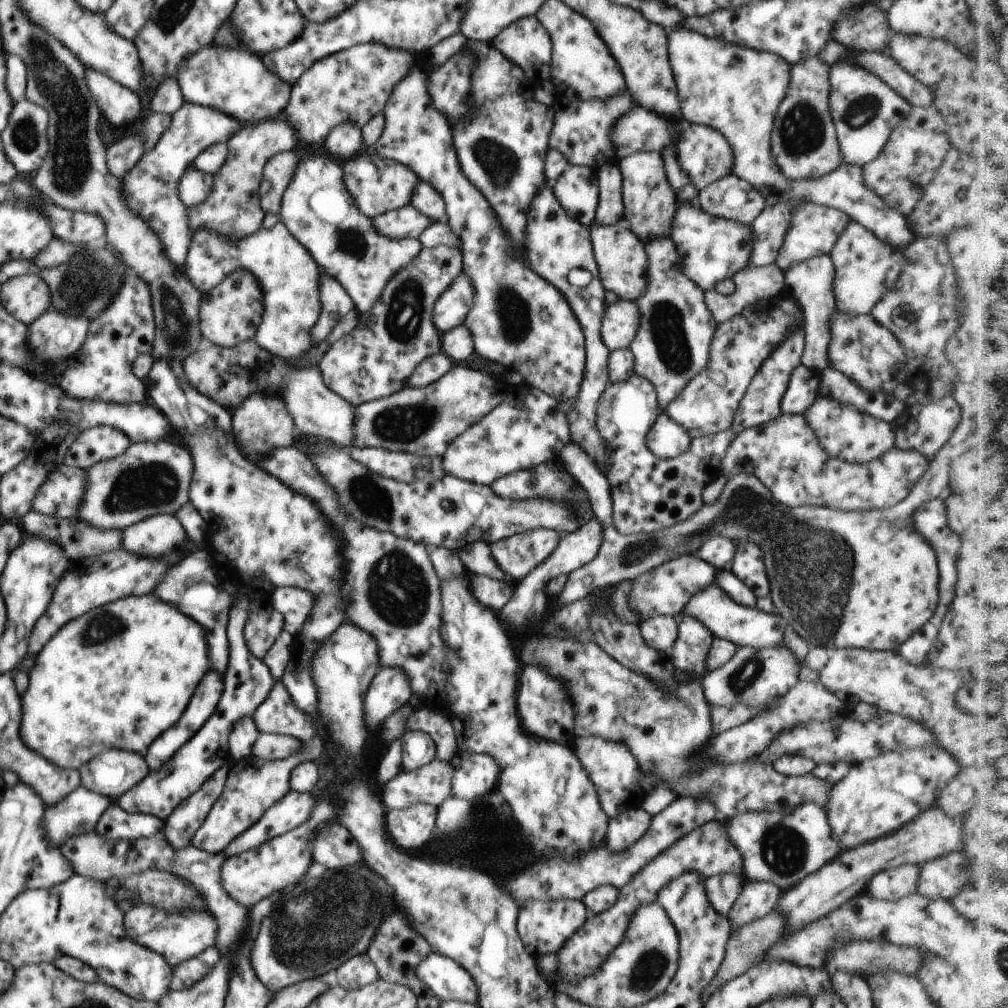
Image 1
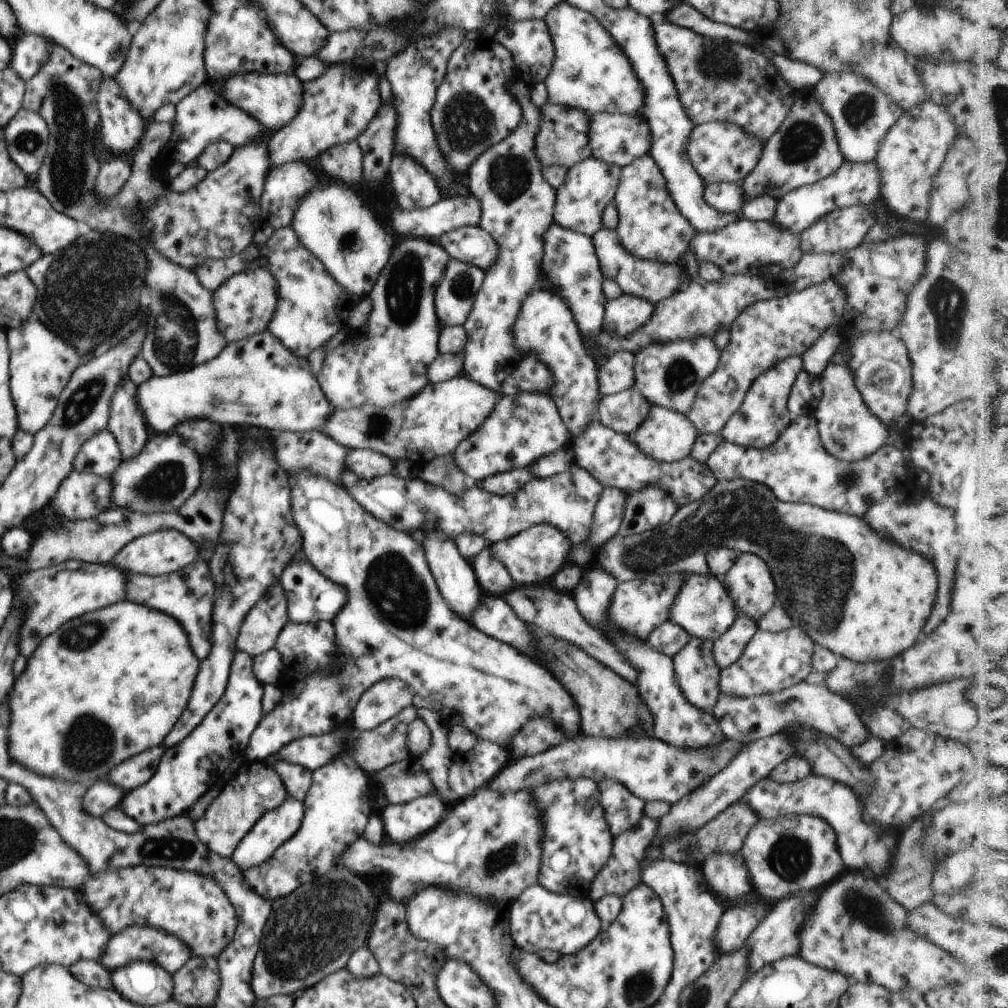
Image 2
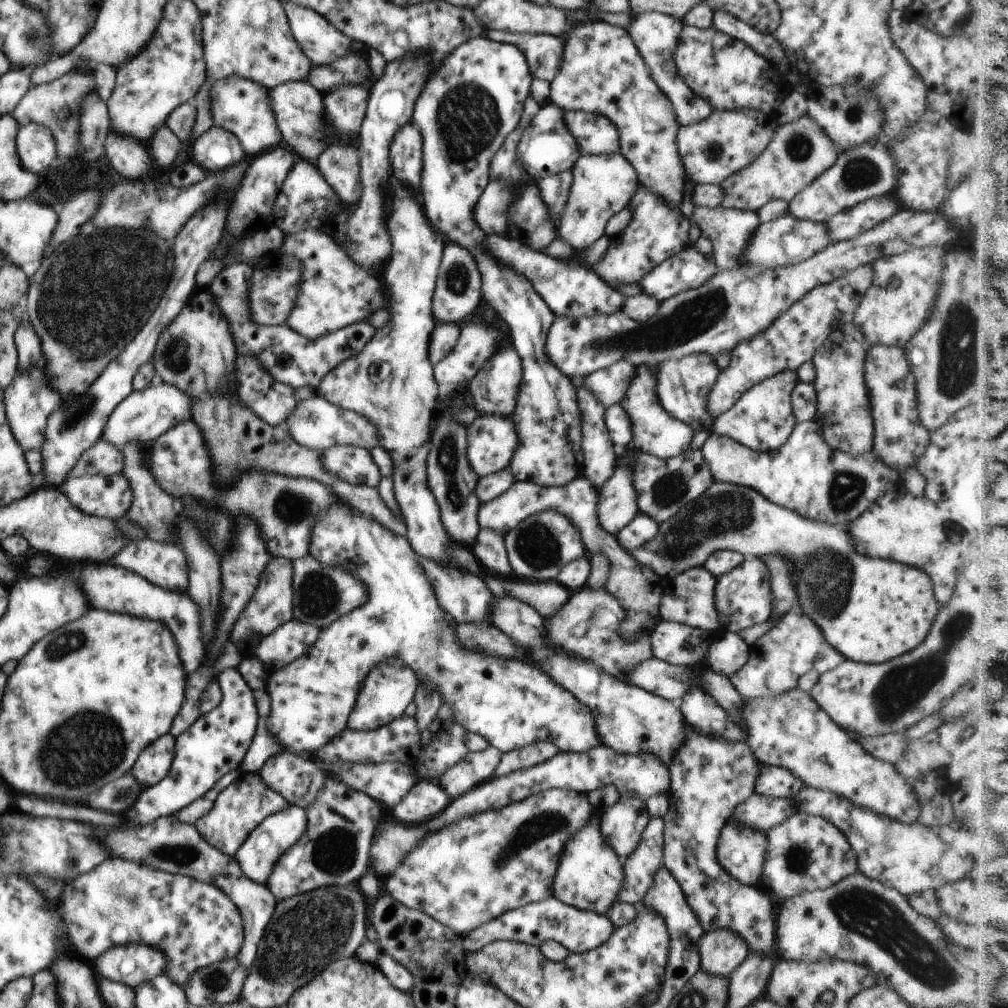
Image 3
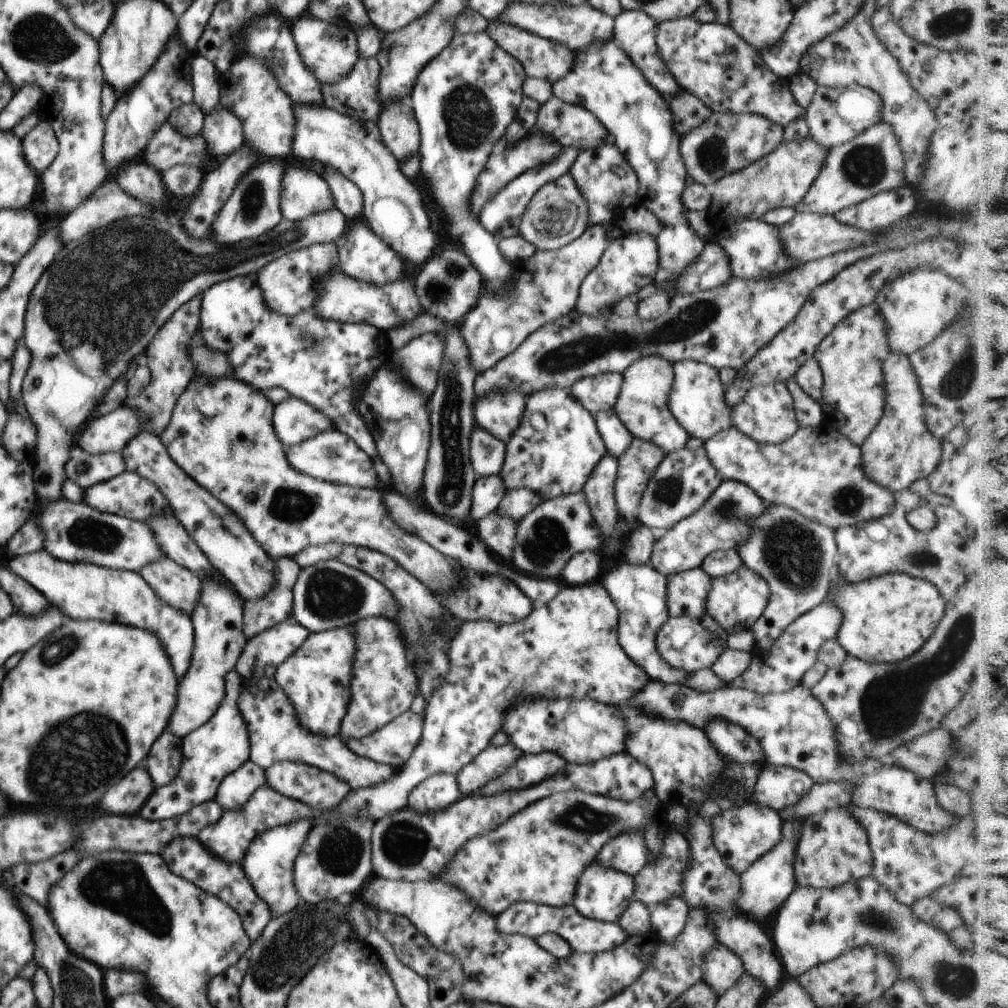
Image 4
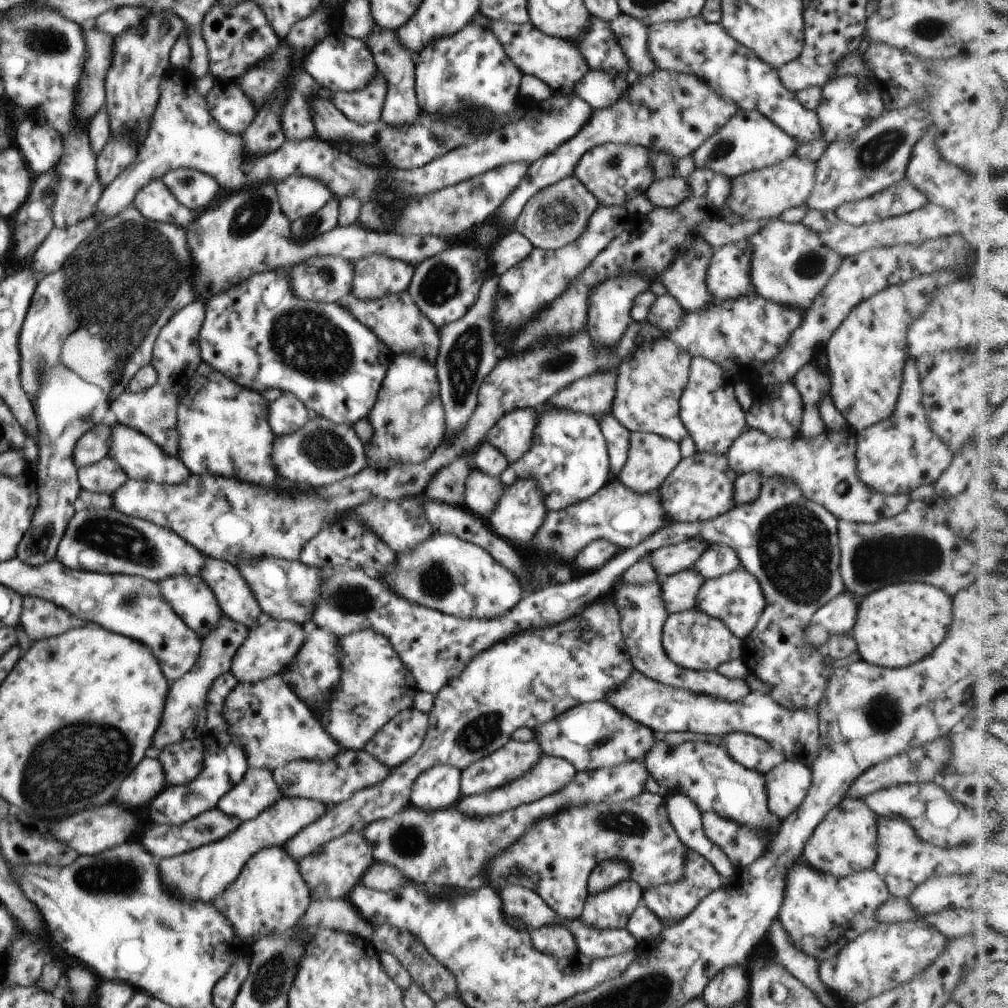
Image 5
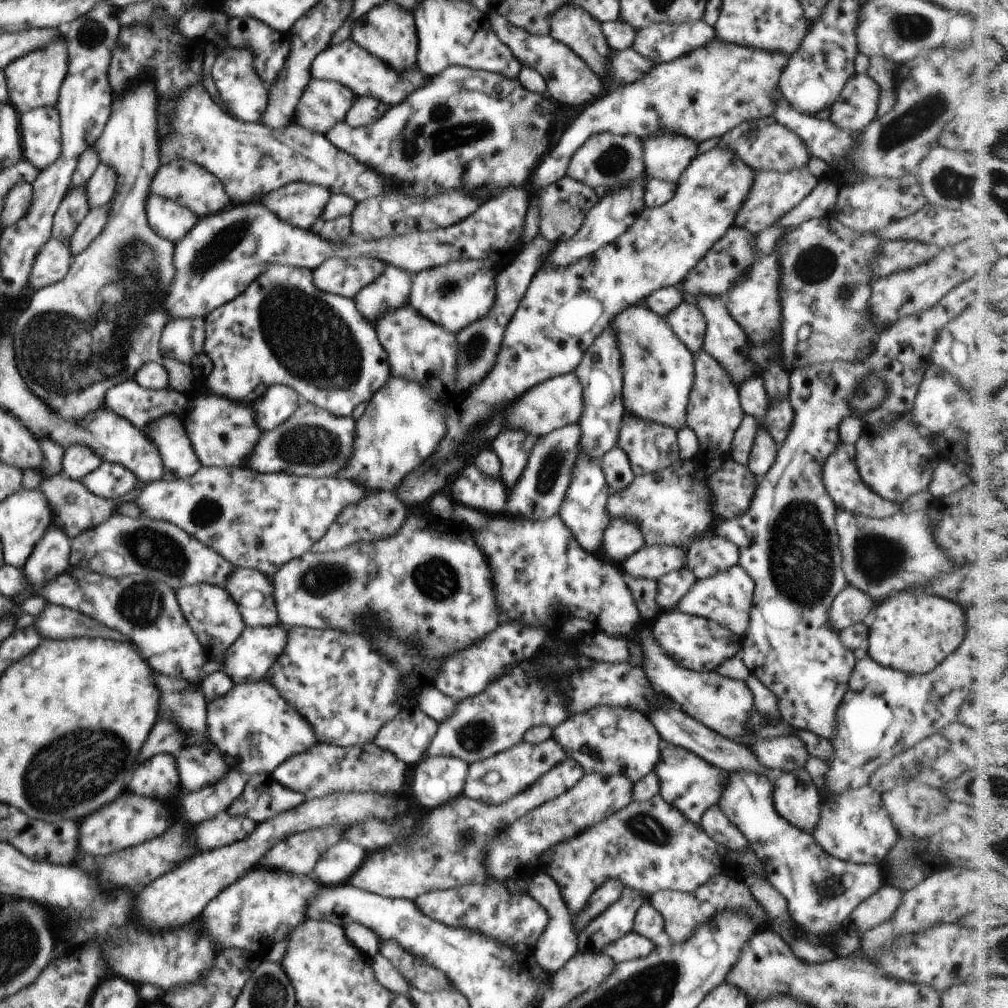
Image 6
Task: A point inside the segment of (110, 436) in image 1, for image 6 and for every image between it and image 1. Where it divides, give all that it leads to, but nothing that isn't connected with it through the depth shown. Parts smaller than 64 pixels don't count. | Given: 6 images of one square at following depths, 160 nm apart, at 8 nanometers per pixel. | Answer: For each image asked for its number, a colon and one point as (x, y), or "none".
2: (101, 455)
3: (103, 458)
4: (84, 469)
5: (105, 476)
6: (110, 481)

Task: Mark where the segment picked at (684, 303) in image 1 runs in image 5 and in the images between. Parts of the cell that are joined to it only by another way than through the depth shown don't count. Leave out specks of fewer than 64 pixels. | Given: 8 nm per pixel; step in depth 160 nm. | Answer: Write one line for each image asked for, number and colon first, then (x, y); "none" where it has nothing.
2: (669, 375)
3: (683, 386)
4: (696, 401)
5: (709, 410)

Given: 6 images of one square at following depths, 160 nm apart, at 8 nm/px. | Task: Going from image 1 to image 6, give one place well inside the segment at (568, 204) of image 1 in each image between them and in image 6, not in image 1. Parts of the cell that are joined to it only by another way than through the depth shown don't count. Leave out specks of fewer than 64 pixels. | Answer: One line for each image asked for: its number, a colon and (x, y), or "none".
2: (590, 185)
3: (603, 185)
4: (609, 185)
5: (613, 173)
6: (608, 160)

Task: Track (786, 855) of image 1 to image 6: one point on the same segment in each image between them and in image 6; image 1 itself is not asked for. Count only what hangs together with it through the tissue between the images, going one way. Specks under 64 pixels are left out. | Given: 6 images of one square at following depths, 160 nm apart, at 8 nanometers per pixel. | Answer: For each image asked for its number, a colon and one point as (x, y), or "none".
2: (788, 856)
3: (806, 852)
4: (833, 849)
5: (845, 842)
6: (853, 827)

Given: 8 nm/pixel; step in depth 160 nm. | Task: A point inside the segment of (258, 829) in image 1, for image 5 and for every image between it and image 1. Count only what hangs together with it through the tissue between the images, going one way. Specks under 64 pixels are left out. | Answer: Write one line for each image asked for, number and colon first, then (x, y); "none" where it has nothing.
2: (276, 827)
3: (257, 857)
4: (269, 861)
5: (269, 895)

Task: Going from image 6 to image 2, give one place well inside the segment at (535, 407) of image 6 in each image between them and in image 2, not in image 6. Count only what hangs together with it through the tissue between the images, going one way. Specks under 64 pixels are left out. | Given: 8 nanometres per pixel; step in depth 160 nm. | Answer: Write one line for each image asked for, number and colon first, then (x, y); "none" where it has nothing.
2: (617, 373)
3: (609, 385)
4: (599, 393)
5: (594, 395)

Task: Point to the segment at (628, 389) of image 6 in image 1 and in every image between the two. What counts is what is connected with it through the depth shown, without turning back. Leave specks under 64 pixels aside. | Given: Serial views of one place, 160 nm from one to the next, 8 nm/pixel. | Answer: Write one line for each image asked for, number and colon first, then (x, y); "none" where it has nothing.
1: (666, 439)
2: (666, 435)
3: (654, 431)
4: (642, 405)
5: (649, 384)

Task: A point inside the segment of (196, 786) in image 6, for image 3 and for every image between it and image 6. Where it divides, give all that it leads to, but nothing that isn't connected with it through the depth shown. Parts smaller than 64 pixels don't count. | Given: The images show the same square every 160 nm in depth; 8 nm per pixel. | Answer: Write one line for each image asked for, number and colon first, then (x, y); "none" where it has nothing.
3: (155, 761)
4: (163, 763)
5: (182, 762)

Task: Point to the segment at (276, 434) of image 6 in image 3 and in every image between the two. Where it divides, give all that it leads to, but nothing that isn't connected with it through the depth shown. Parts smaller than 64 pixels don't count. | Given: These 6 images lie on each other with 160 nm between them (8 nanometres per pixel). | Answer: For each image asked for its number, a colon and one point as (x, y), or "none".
3: (354, 465)
4: (331, 456)
5: (321, 453)

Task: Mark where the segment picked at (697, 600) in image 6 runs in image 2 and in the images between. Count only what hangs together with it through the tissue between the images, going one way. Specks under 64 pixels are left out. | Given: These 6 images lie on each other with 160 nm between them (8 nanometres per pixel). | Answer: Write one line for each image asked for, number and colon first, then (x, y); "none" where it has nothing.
2: (749, 583)
3: (743, 598)
4: (736, 601)
5: (736, 599)

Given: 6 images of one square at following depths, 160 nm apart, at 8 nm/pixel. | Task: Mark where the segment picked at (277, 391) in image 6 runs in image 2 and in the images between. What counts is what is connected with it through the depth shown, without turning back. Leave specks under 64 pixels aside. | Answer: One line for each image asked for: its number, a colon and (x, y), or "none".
2: (432, 424)
3: (317, 424)
4: (295, 421)
5: (287, 414)

